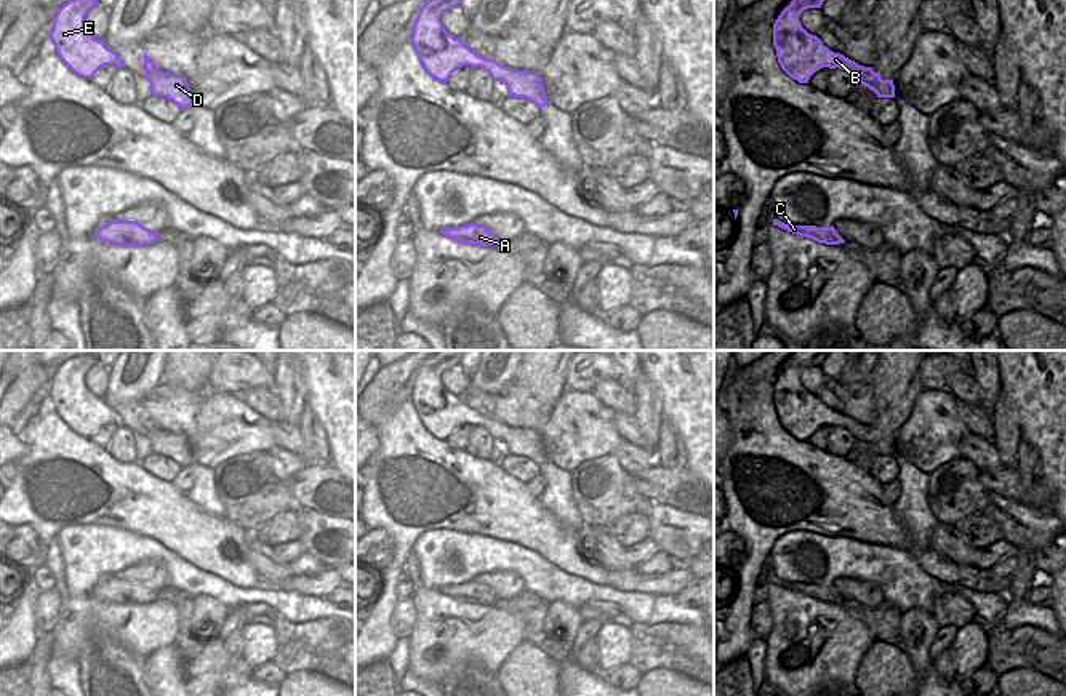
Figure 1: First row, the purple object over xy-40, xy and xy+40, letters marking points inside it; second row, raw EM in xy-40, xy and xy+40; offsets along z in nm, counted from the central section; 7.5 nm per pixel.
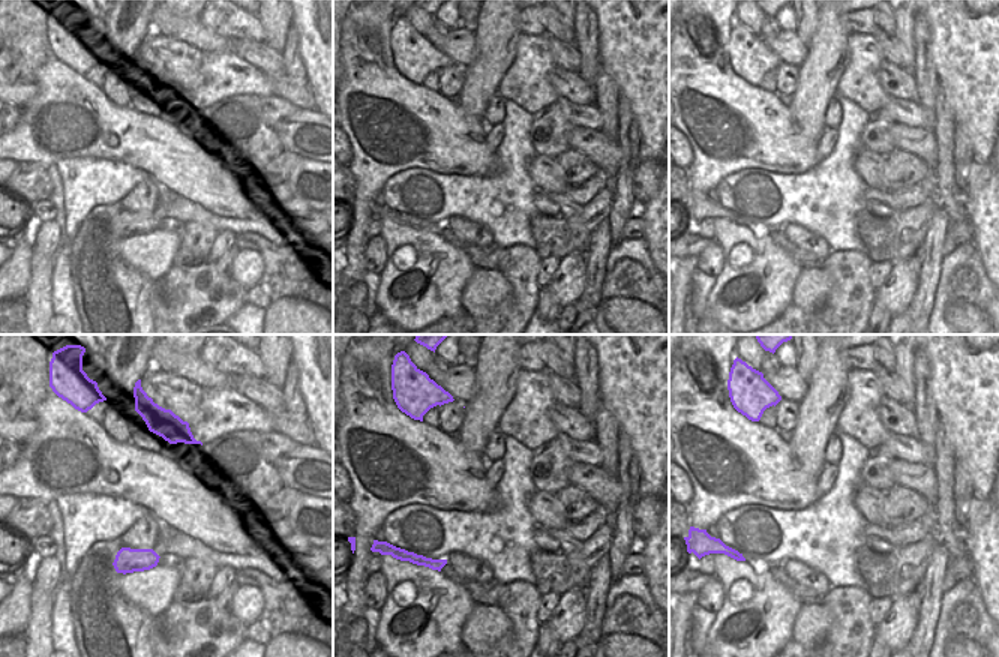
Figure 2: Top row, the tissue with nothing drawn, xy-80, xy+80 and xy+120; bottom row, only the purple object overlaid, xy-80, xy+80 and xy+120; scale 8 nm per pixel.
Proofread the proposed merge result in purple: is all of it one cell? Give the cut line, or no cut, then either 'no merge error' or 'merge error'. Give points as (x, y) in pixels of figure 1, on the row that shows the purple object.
xy+40 (860, 66), (861, 82) | merge error

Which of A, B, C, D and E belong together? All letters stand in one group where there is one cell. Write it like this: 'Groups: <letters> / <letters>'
Groups: A C D / B E

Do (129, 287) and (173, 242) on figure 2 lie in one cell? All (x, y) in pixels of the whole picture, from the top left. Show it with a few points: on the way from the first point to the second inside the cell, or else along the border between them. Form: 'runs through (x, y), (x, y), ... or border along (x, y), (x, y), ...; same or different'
border along (116, 249), (126, 263), (155, 281); different

